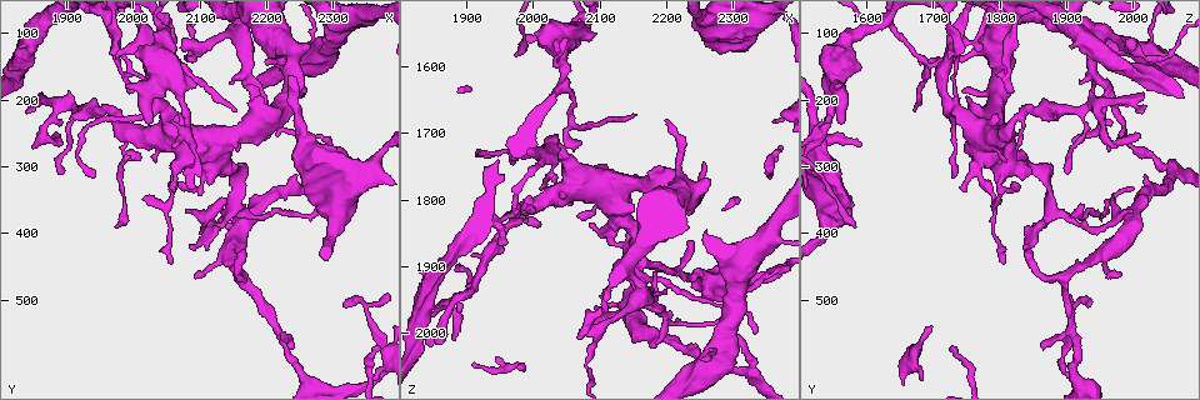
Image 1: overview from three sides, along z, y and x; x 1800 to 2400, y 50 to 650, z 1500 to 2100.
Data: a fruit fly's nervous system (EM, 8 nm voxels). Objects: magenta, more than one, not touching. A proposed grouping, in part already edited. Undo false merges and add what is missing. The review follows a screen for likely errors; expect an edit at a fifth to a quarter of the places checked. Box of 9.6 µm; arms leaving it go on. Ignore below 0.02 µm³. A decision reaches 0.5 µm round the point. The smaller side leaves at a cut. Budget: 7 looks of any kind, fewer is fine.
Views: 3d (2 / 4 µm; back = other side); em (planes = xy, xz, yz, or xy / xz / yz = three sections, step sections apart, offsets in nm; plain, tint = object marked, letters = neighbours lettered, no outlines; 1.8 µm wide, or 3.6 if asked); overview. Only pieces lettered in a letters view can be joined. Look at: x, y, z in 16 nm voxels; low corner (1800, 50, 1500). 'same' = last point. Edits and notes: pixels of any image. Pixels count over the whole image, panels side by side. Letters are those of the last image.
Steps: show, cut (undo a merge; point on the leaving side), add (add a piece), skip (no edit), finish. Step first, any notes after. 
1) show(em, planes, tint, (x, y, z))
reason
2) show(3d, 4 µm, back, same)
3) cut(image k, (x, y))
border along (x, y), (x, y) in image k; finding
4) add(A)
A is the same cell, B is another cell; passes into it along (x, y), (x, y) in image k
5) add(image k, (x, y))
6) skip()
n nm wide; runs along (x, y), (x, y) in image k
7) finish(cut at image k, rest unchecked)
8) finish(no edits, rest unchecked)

show(3d, 2 µm, (2060, 450, 1810))
an open end

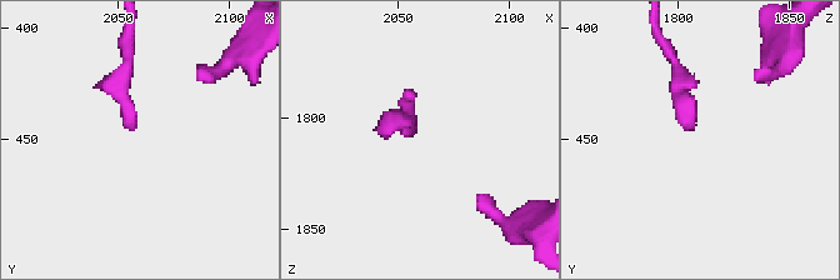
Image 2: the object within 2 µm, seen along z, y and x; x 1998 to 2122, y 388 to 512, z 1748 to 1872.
show(em, xz, step 4, letters, (2057, 444, 1808))
shape alone is not enough

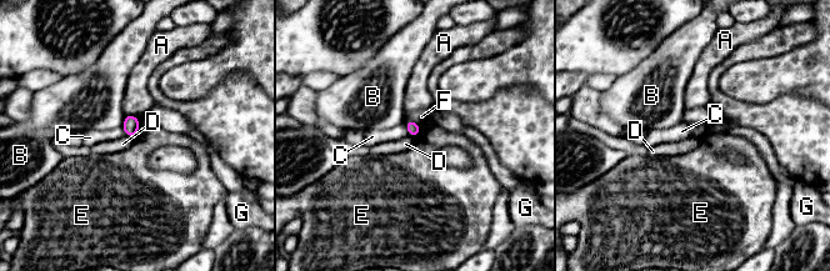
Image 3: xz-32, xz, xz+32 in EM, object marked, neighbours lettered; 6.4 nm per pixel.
skip()
A, B, C, D, E, F and G are other cells; border along (125, 134), (133, 137) in image 3; none of them fits

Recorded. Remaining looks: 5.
show(em, planes, tint, (2320, 300, 2055))
branch point

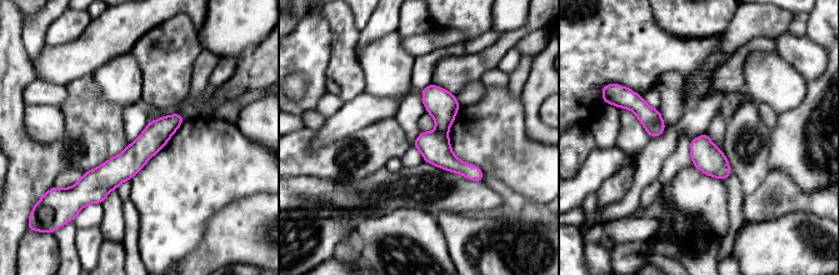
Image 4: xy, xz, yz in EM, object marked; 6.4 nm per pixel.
show(em, planes, letters, same)
what lies round it

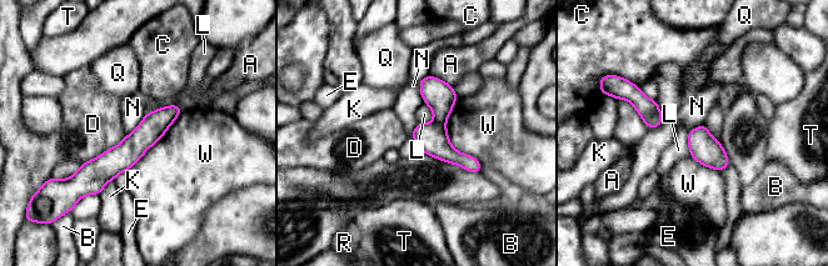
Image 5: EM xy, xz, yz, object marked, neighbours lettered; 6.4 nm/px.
cut(image 5, (433, 139))
A, B, C, D, E, K, L, N, Q, R, T and W are other cells; border along (434, 120), (444, 124) in image 5; two cells meet here

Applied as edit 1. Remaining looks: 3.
show(overview)

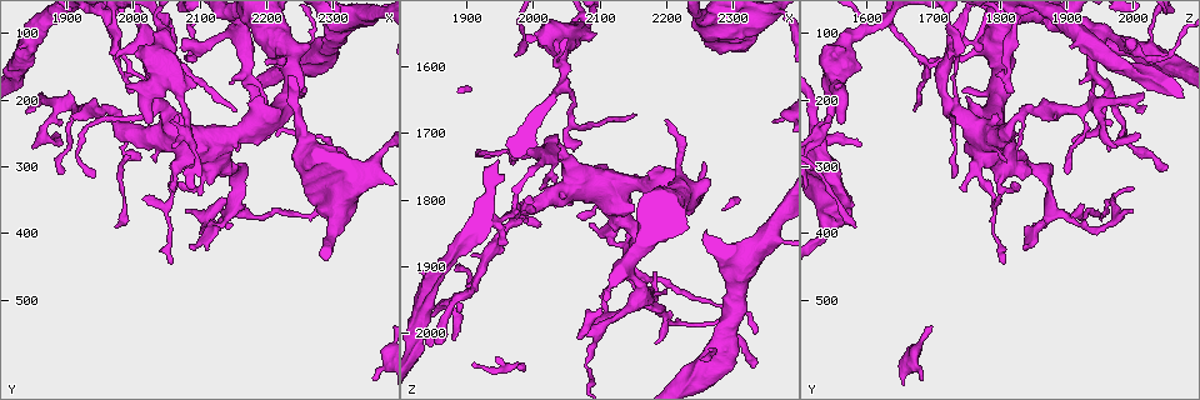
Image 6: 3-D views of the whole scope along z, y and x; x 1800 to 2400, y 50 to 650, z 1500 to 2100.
show(em, planes, letters, (2035, 205, 1720))
three-way junction

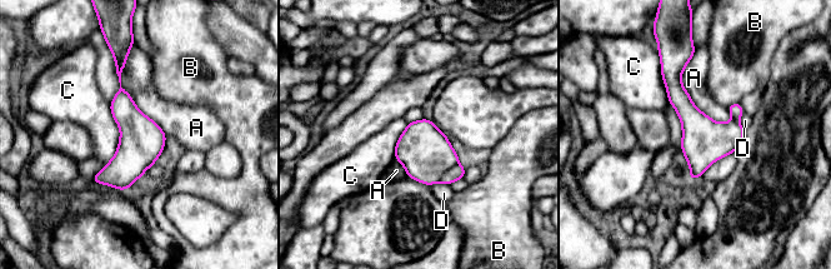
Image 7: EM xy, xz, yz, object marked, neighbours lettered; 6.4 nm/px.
cut(image 7, (456, 173))
A, B, C and D are other cells; border along (457, 163), (450, 167), (439, 180) in image 7; a second cell is stuck on

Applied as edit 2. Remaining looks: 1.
finish(cut at image 5, cut at image 7, rest unchecked)

